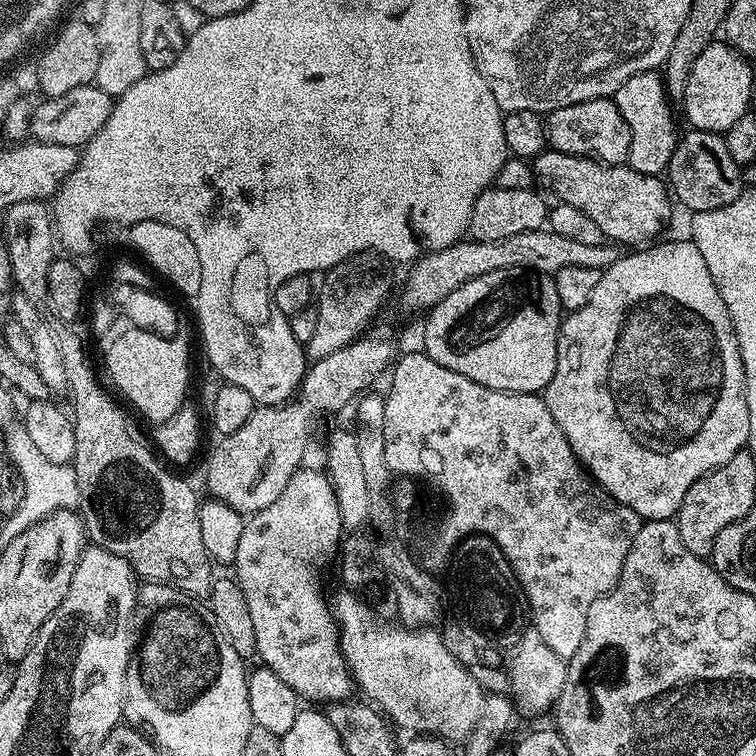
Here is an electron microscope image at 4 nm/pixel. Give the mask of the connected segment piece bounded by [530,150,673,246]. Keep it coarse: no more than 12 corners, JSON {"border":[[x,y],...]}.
{"border":[[545,150],[545,193],[620,246],[655,241],[669,185],[624,164]]}

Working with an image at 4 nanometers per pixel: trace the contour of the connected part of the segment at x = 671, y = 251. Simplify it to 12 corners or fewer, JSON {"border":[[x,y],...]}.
{"border":[[691,239],[563,317],[542,393],[644,520],[745,451],[734,326]]}

